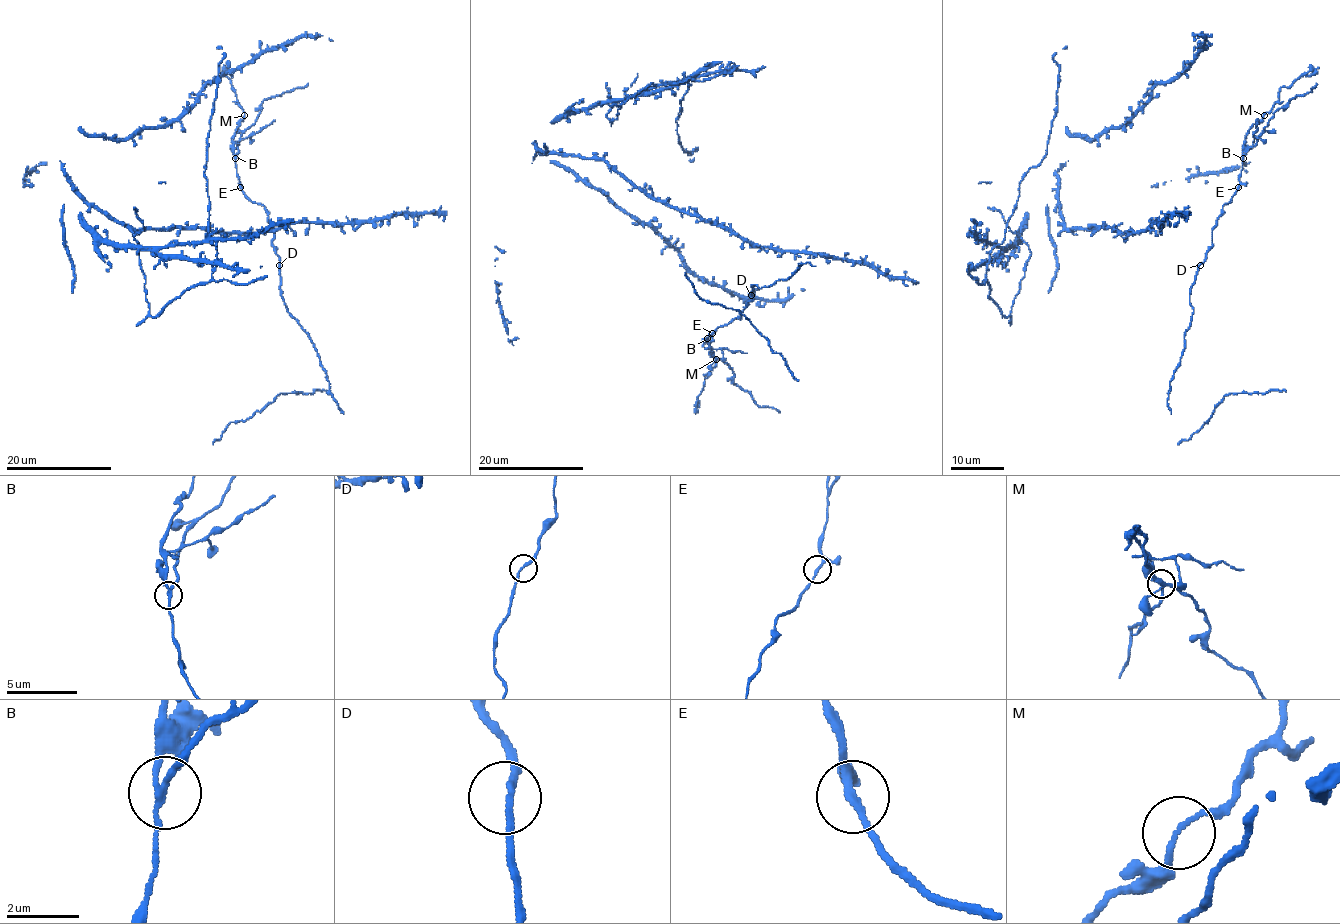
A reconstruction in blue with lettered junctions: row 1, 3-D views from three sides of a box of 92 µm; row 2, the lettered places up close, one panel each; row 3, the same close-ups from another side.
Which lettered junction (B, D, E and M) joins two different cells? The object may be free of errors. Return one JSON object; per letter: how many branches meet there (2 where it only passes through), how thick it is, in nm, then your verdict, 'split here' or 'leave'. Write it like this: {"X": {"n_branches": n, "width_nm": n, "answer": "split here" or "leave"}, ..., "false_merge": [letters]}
{"B": {"n_branches": 3, "width_nm": 160, "answer": "split here"}, "D": {"n_branches": 2, "width_nm": 170, "answer": "leave"}, "E": {"n_branches": 3, "width_nm": 170, "answer": "leave"}, "M": {"n_branches": 2, "width_nm": 140, "answer": "leave"}, "false_merge": ["B"]}

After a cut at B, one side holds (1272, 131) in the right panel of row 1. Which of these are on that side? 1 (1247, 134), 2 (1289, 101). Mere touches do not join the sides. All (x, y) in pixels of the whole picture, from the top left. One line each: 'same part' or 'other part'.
1: other part
2: same part

